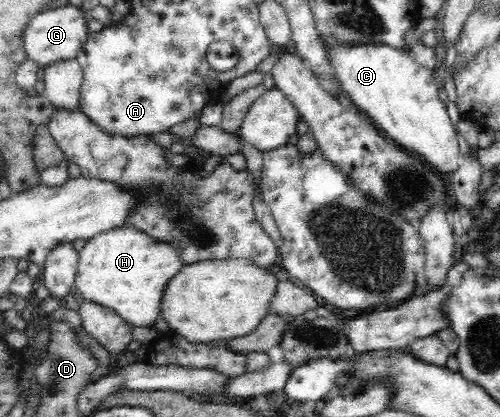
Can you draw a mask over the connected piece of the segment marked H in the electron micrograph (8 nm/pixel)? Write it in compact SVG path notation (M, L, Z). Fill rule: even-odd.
M122 226L96 234L78 251L78 265L75 275L75 286L80 301L92 302L103 308L116 312L124 321L134 327L154 327L160 317L160 306L167 283L179 274L183 268L179 252L169 243L159 242L135 227Z

